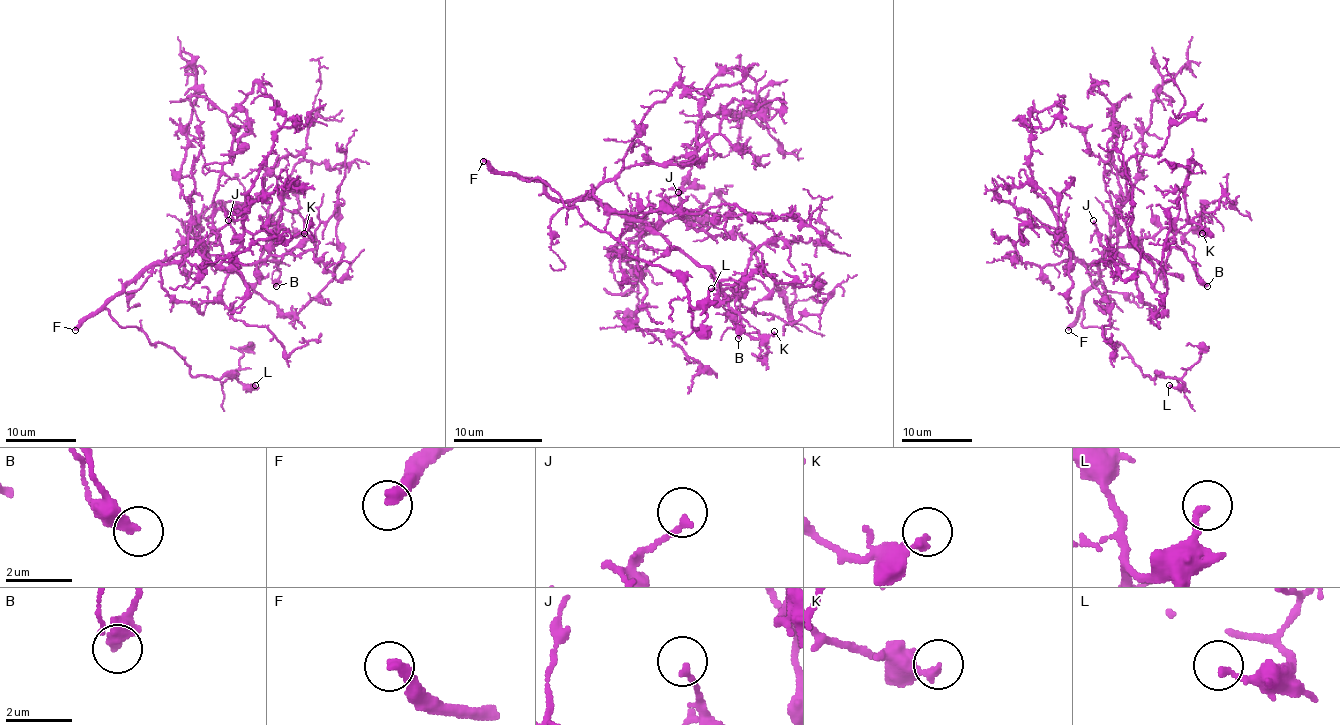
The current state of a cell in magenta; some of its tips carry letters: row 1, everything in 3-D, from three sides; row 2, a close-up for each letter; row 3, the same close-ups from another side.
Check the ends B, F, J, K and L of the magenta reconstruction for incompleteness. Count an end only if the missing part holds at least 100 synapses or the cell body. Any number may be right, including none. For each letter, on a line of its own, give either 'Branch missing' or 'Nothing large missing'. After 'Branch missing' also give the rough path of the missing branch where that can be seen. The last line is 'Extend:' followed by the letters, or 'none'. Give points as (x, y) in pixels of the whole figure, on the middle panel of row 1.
B: Nothing large missing
F: Branch missing
J: Nothing large missing
K: Nothing large missing
L: Nothing large missing
Extend: F

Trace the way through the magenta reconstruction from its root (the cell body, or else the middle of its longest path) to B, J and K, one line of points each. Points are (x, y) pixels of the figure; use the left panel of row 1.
B: (170, 259), (179, 252), (200, 252), (218, 268), (235, 272), (253, 284), (265, 247), (279, 270), (276, 286)
J: (170, 259), (179, 252), (221, 254), (219, 231), (228, 220)
K: (170, 259), (179, 252), (200, 252), (218, 268), (253, 284), (274, 222), (304, 233)

